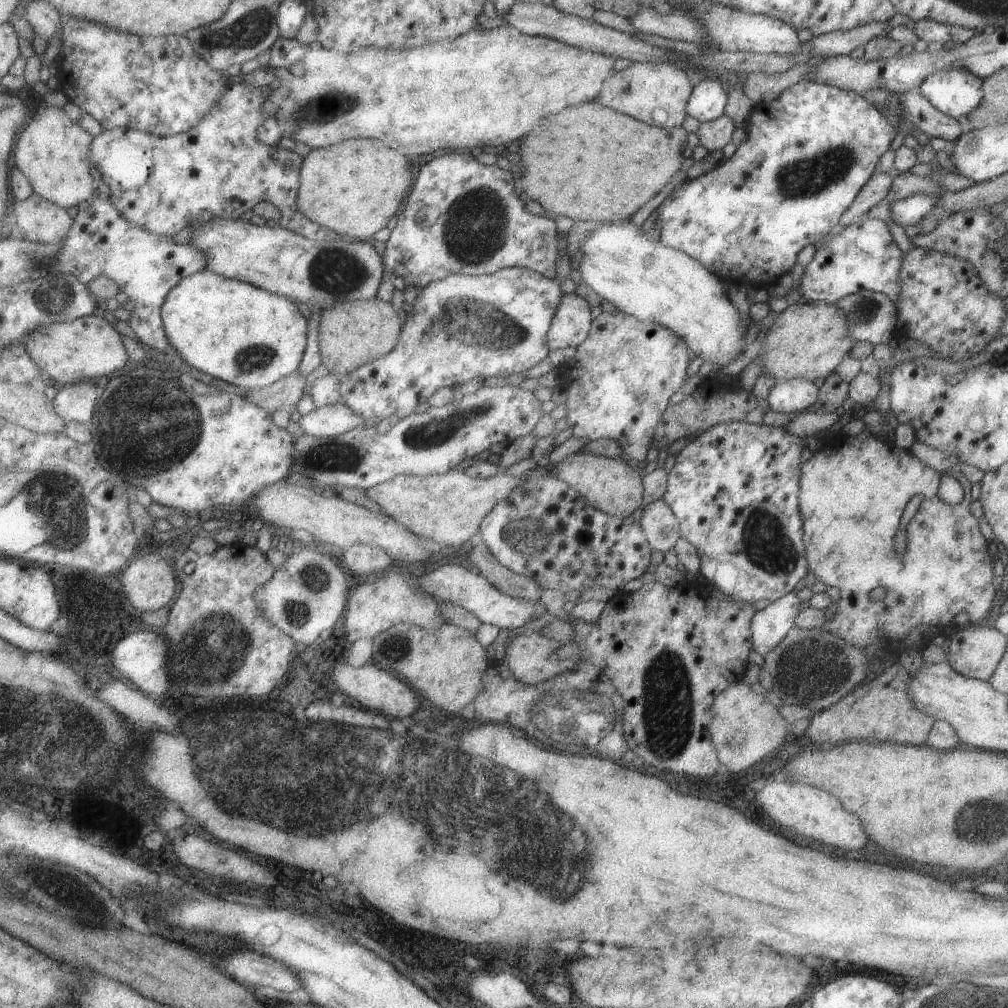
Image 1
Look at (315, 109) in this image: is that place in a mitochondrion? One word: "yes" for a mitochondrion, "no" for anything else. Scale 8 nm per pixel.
yes

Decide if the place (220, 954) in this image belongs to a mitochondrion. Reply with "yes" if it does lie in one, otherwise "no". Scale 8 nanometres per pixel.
no

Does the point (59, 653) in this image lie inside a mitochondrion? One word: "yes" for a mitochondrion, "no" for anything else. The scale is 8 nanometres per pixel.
no

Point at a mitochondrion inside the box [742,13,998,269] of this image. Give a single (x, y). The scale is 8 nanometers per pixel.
(811, 175)

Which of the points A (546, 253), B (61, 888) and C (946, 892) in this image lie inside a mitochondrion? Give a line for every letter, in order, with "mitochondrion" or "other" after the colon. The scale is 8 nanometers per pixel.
A: other
B: mitochondrion
C: other

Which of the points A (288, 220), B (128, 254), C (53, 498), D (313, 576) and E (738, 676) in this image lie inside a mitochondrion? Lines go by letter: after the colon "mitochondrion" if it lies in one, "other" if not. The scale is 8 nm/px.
A: other
B: other
C: mitochondrion
D: mitochondrion
E: other

